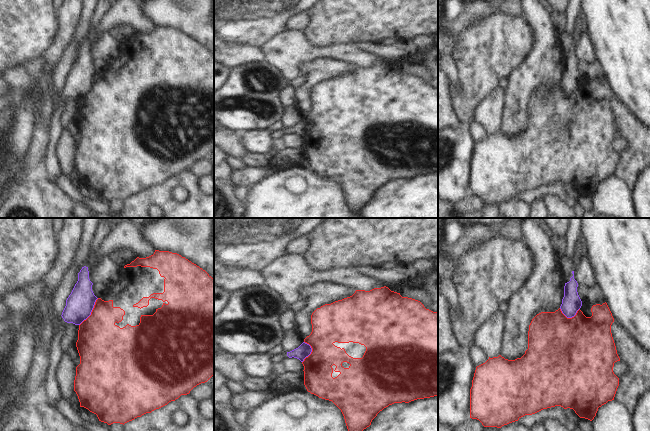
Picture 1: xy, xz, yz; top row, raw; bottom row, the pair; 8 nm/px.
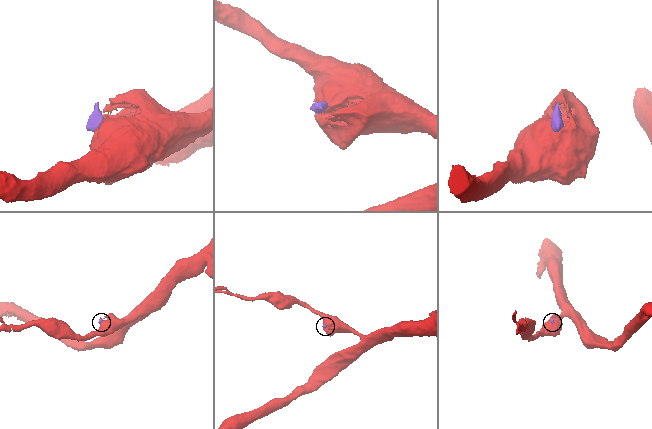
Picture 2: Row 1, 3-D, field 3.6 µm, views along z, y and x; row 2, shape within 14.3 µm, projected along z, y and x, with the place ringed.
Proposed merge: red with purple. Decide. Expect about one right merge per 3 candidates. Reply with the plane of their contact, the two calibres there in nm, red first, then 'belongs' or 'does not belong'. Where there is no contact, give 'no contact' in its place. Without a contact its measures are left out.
contact in xy; calibres 360 and 220 nm; does not belong

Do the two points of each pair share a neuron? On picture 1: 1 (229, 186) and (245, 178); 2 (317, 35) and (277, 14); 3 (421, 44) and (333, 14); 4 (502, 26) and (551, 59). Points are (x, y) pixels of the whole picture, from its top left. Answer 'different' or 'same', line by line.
1: different
2: different
3: different
4: different

